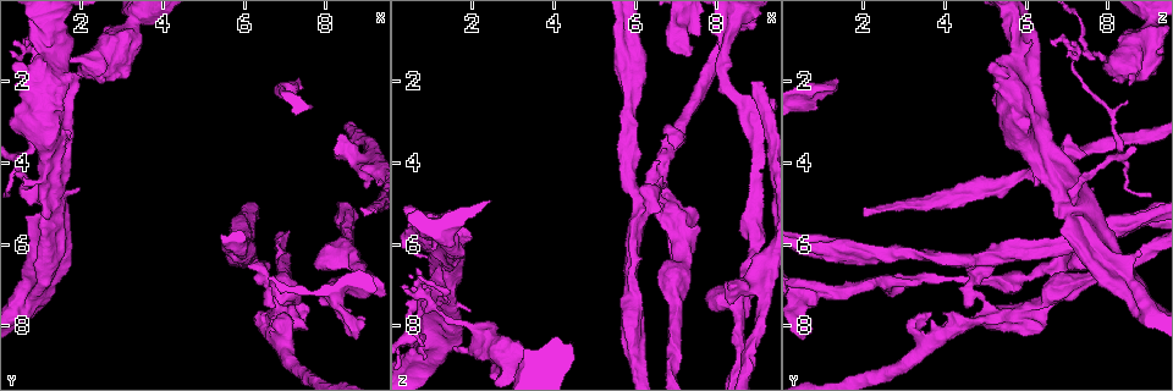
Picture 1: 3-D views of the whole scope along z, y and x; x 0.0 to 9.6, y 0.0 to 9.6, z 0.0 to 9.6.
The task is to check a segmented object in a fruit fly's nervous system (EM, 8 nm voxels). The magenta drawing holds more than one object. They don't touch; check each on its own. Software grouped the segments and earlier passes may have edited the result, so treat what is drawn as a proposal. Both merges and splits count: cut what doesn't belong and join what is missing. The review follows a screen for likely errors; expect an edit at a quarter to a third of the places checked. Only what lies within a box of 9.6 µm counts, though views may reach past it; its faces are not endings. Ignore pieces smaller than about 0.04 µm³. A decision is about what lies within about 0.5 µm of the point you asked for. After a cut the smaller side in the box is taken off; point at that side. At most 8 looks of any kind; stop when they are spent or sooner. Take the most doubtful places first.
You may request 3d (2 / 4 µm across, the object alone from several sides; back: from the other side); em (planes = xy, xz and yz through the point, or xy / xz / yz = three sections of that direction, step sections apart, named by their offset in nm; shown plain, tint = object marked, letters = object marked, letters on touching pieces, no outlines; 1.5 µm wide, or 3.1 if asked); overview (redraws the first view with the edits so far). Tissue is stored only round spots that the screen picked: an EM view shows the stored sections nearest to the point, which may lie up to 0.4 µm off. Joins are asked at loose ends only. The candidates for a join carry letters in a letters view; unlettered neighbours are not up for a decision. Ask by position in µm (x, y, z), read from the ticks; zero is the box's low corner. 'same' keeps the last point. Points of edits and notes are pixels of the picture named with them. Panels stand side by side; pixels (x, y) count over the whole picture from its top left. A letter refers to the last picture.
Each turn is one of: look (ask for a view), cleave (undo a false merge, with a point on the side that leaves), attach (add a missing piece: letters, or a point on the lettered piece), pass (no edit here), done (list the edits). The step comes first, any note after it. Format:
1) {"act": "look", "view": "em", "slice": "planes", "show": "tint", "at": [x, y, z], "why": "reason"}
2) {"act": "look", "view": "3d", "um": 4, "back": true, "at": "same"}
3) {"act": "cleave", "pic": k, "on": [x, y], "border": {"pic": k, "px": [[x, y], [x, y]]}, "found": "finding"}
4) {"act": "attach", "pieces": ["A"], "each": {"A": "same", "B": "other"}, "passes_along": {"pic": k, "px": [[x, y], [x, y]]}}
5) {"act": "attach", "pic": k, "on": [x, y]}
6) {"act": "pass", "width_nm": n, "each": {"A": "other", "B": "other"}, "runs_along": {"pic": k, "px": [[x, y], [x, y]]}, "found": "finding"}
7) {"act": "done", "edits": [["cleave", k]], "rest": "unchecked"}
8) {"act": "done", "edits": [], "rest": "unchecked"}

{"act": "look", "view": "em", "slice": "xy", "step": 4, "show": "tint", "at": [8.85, 5.15, 1.95], "why": "branch stops here"}

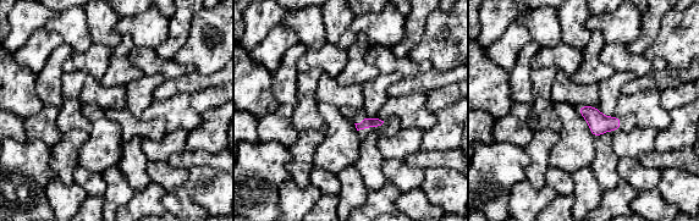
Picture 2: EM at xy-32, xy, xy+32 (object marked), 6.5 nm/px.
{"act": "look", "view": "em", "slice": "xy", "step": 4, "show": "letters", "at": "same"}

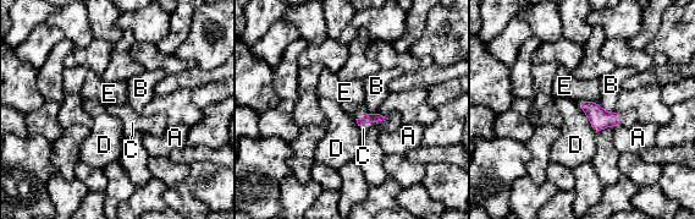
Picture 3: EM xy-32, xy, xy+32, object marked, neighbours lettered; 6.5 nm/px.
{"act": "attach", "pieces": ["C"], "each": {"A": "other", "B": "other", "C": "same", "D": "other", "E": "other"}, "passes_along": {"pic": 3, "px": [[368, 116], [371, 122], [392, 121]]}, "found": "the neuron continues"}

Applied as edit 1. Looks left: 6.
{"act": "look", "view": "3d", "um": 4, "at": [7.55, 2.60, 0.90], "why": "an open end"}

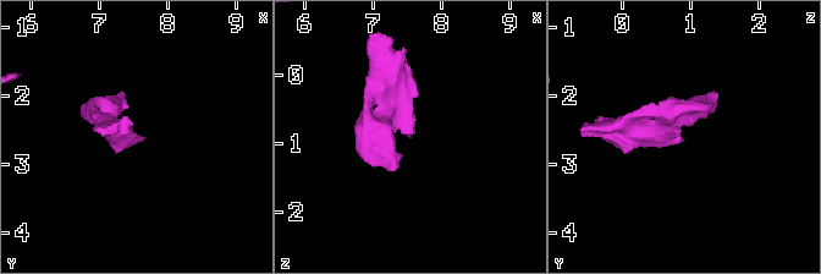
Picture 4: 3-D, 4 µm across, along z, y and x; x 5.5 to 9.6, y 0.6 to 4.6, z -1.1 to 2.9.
{"act": "look", "view": "em", "slice": "planes", "show": "plain", "at": [7.55, 2.60, 0.90], "why": "need the tissue"}

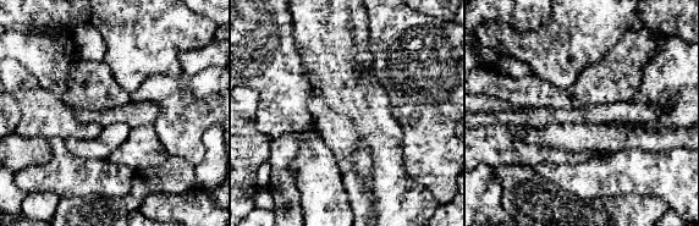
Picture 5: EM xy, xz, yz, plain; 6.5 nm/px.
{"act": "look", "view": "em", "slice": "planes", "show": "letters", "at": "same"}

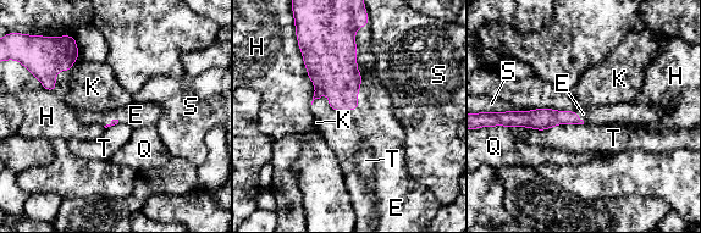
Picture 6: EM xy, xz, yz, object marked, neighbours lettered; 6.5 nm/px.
{"act": "attach", "pieces": ["E"], "each": {"E": "same", "H": "other", "K": "other", "Q": "other", "S": "other", "T": "other"}, "passes_along": {"pic": 6, "px": [[336, 72], [340, 110], [376, 120]]}, "found": "the neuron continues"}

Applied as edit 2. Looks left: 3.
{"act": "look", "view": "overview"}

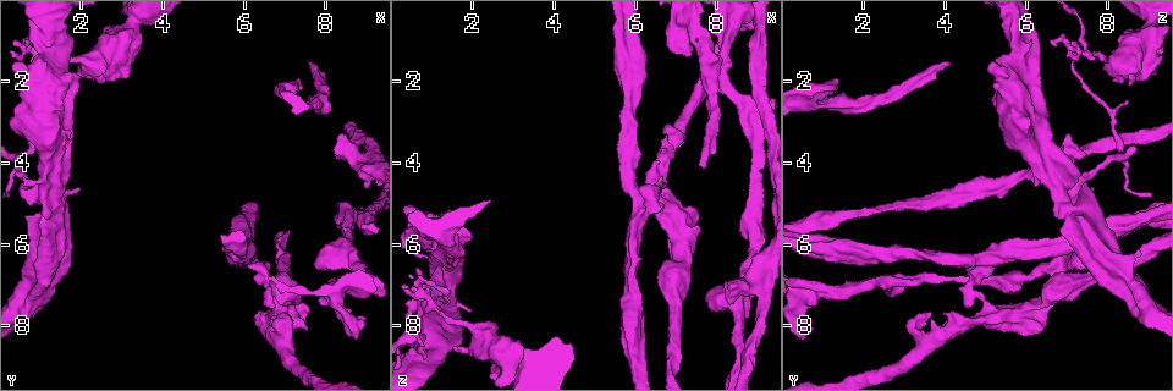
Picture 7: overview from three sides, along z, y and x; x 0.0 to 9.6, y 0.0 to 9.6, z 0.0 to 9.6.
{"act": "look", "view": "em", "slice": "planes", "show": "plain", "at": [8.35, 3.35, 7.05]}

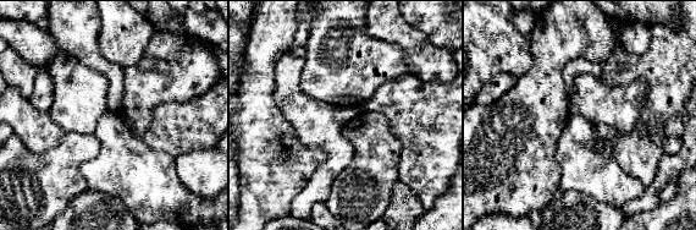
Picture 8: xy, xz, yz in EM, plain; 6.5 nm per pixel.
{"act": "look", "view": "em", "slice": "planes", "show": "letters", "at": "same"}

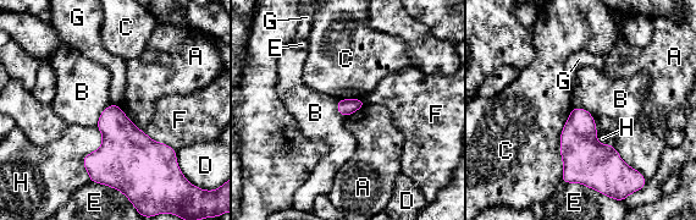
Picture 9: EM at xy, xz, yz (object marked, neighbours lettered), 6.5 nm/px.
{"act": "pass", "each": {"A": "other", "B": "other", "C": "other", "D": "other", "E": "other", "F": "other", "G": "other", "H": "other"}, "border": {"pic": 9, "px": [[111, 103], [103, 110], [95, 125]]}, "found": "none of them fits"}

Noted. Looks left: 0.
{"act": "done", "edits": [["attach", 3], ["attach", 6]], "rest": "unchecked"}

